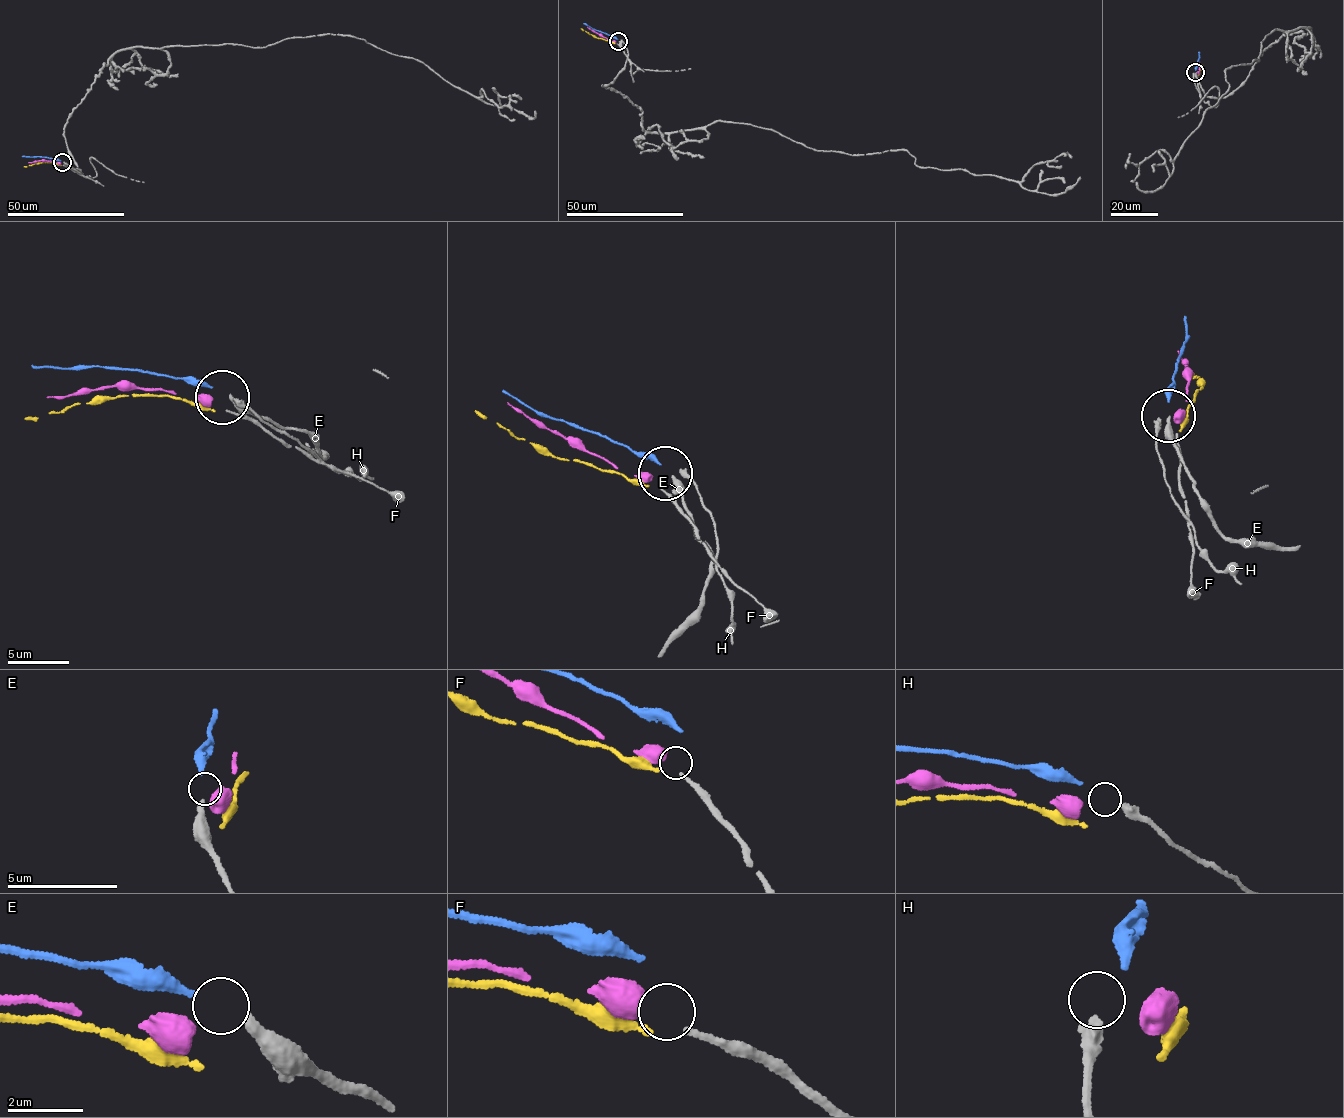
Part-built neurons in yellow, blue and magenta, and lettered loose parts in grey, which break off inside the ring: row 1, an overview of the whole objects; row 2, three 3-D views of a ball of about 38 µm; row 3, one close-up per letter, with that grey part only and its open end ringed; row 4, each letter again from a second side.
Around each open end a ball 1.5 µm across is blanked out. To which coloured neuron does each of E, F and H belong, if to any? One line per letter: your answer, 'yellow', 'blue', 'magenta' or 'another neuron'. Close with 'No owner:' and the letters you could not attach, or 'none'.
E: blue
F: magenta
H: another neuron
No owner: H

